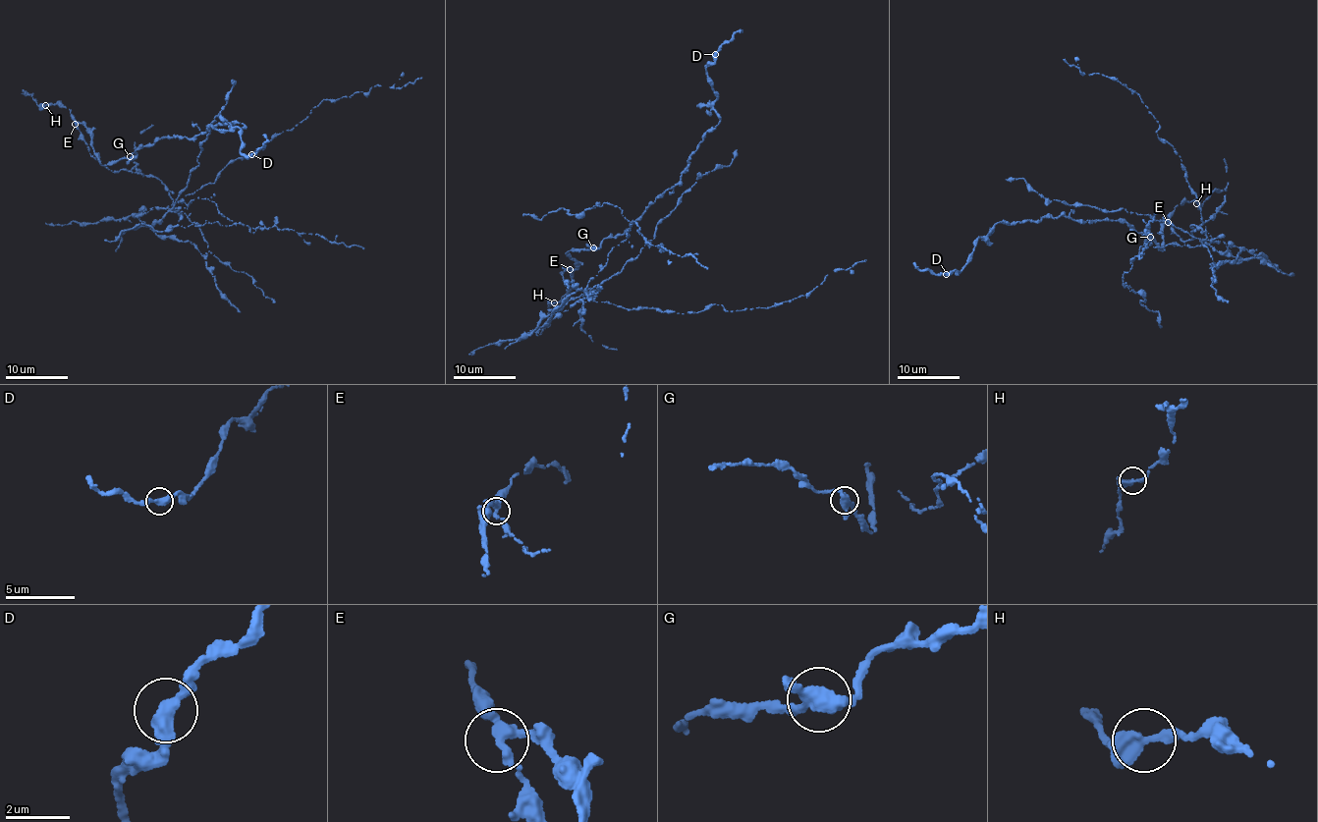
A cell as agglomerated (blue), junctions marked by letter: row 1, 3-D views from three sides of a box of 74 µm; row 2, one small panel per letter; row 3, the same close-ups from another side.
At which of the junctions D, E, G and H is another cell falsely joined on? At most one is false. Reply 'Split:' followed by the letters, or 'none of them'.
Split: E

